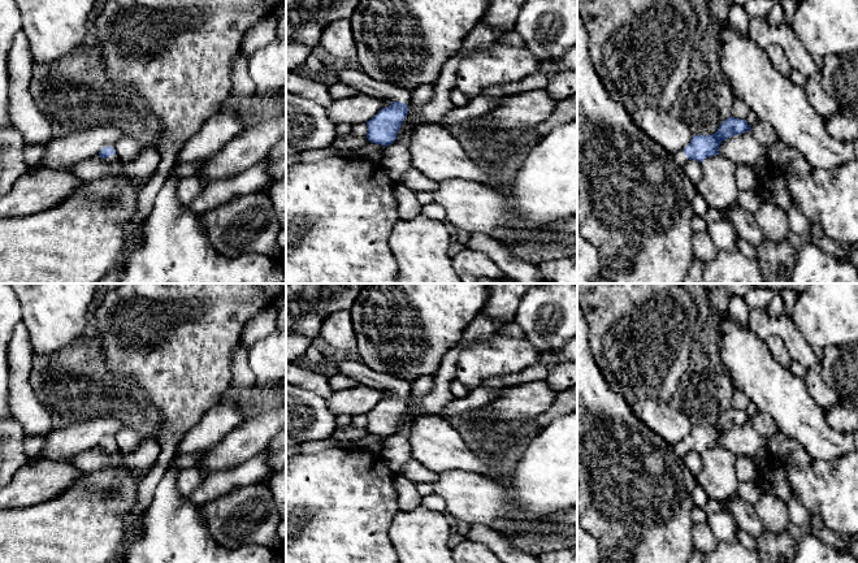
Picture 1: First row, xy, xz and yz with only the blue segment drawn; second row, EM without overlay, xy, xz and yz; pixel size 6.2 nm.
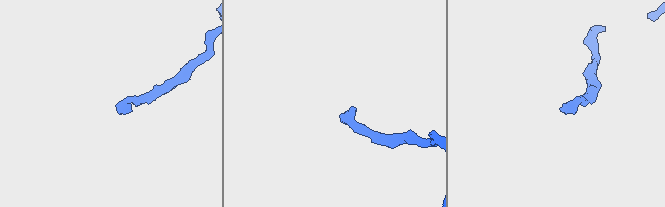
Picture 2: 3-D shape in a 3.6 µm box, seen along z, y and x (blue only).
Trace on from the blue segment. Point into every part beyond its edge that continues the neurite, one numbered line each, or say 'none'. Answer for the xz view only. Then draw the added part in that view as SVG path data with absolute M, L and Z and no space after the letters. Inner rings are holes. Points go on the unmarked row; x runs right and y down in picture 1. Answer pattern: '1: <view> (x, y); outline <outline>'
1: xz (352, 367); outline M358 356L339 360L339 371L361 385L390 393L410 394L411 382L368 368Z

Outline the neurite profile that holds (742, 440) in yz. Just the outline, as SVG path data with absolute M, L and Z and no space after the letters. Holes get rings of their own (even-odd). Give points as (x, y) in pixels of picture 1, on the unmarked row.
M749 421L723 432L719 446L736 455L753 458L760 449L767 446L767 441L755 432L751 421Z

